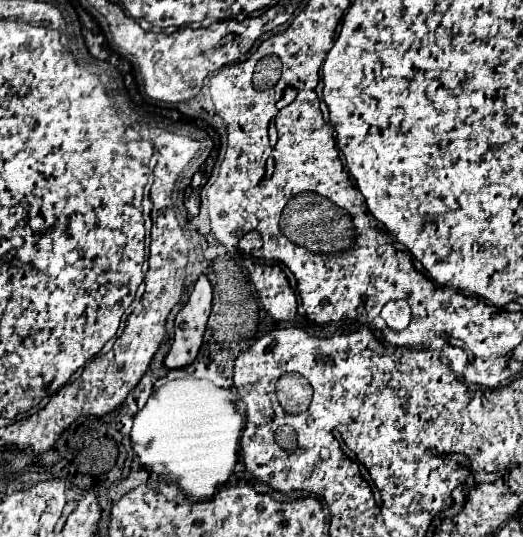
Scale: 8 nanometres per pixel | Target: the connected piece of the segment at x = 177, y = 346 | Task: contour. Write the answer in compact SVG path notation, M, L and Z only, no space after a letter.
M201 275L187 305L175 317L175 341L165 357L165 365L169 369L181 369L195 361L203 345L203 335L211 313L211 299L211 283L205 275Z

